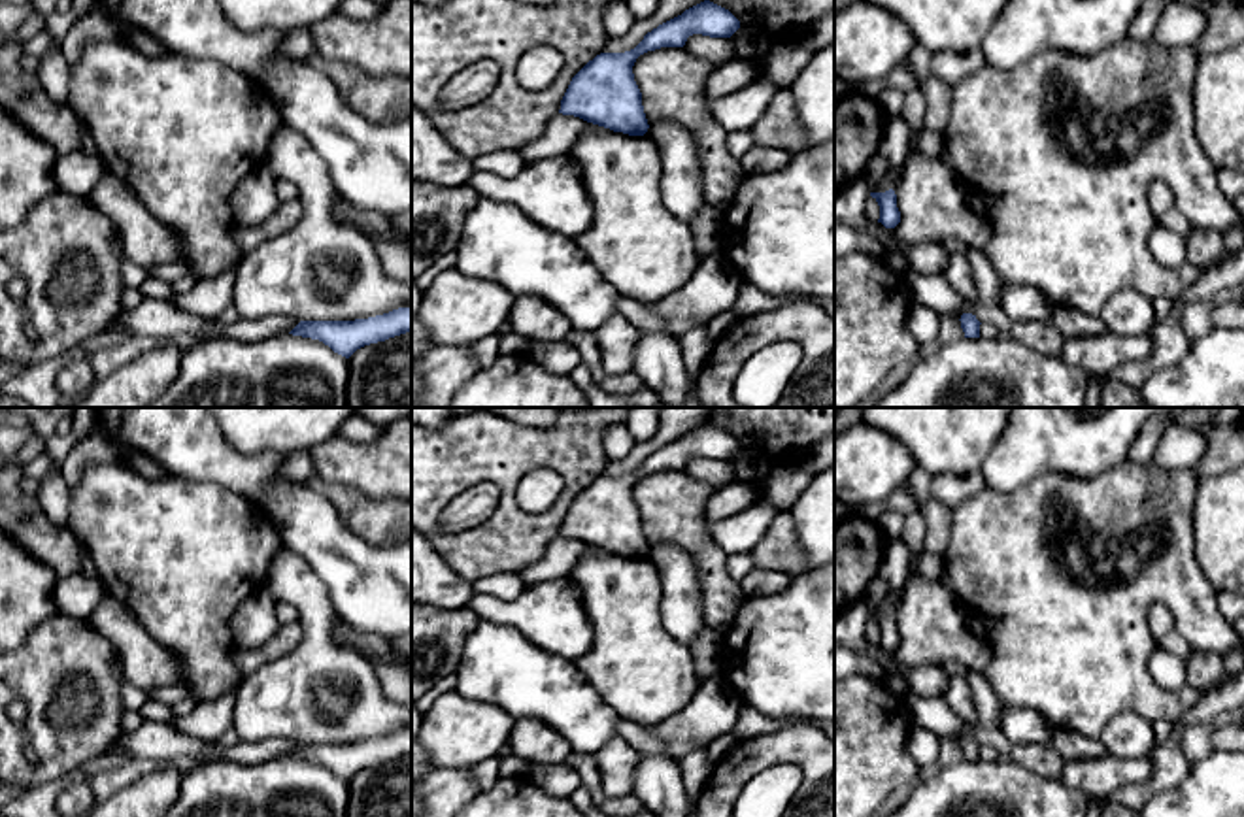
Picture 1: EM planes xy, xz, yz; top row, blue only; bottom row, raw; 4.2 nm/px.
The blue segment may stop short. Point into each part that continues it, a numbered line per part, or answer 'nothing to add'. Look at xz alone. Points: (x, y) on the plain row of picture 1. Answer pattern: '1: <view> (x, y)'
nothing to add

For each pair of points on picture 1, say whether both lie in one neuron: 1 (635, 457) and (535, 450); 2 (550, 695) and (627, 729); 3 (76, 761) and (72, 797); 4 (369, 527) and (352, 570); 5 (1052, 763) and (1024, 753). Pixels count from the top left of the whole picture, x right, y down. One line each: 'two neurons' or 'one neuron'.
1: two neurons
2: two neurons
3: two neurons
4: two neurons
5: one neuron

